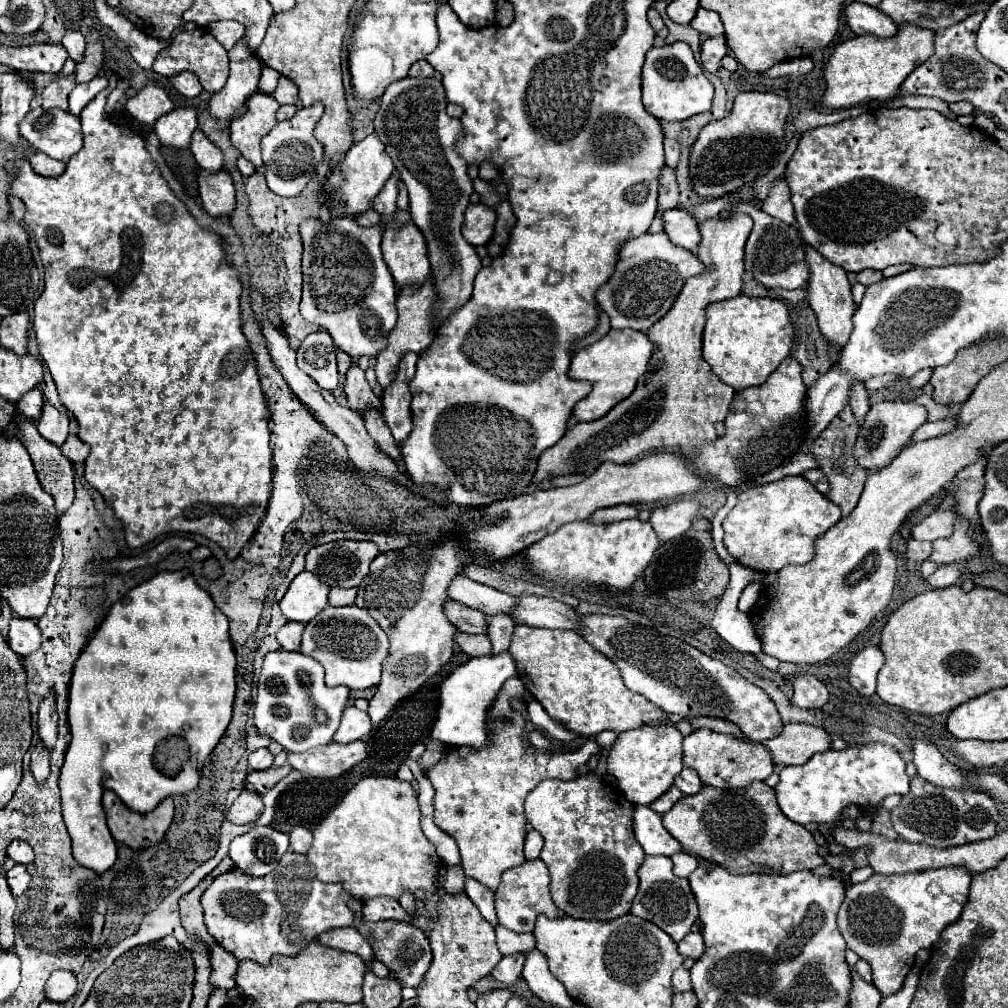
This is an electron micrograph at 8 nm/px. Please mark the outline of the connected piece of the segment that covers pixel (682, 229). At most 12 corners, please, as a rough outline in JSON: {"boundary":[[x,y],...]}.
{"boundary":[[685,209],[663,211],[665,235],[691,253],[699,245],[697,221]]}

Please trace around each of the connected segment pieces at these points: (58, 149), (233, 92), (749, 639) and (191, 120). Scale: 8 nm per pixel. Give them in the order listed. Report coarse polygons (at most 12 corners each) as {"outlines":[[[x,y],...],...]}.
{"outlines":[[[33,109],[19,125],[23,139],[51,159],[81,149],[79,117]],[[243,43],[229,51],[229,79],[209,99],[229,127],[259,91],[261,63]],[[729,565],[731,579],[717,601],[713,627],[733,649],[777,671],[779,661],[759,649],[748,614],[737,609],[743,589],[765,573]],[[193,107],[173,109],[155,121],[159,143],[189,149],[197,129]]]}

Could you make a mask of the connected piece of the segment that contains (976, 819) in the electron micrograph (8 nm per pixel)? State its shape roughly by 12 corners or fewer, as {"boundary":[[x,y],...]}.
{"boundary":[[921,777],[891,811],[905,841],[955,847],[991,839],[987,793]]}

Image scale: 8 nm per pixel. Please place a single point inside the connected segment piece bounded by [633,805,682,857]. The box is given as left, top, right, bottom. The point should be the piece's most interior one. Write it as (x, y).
(649, 830)

